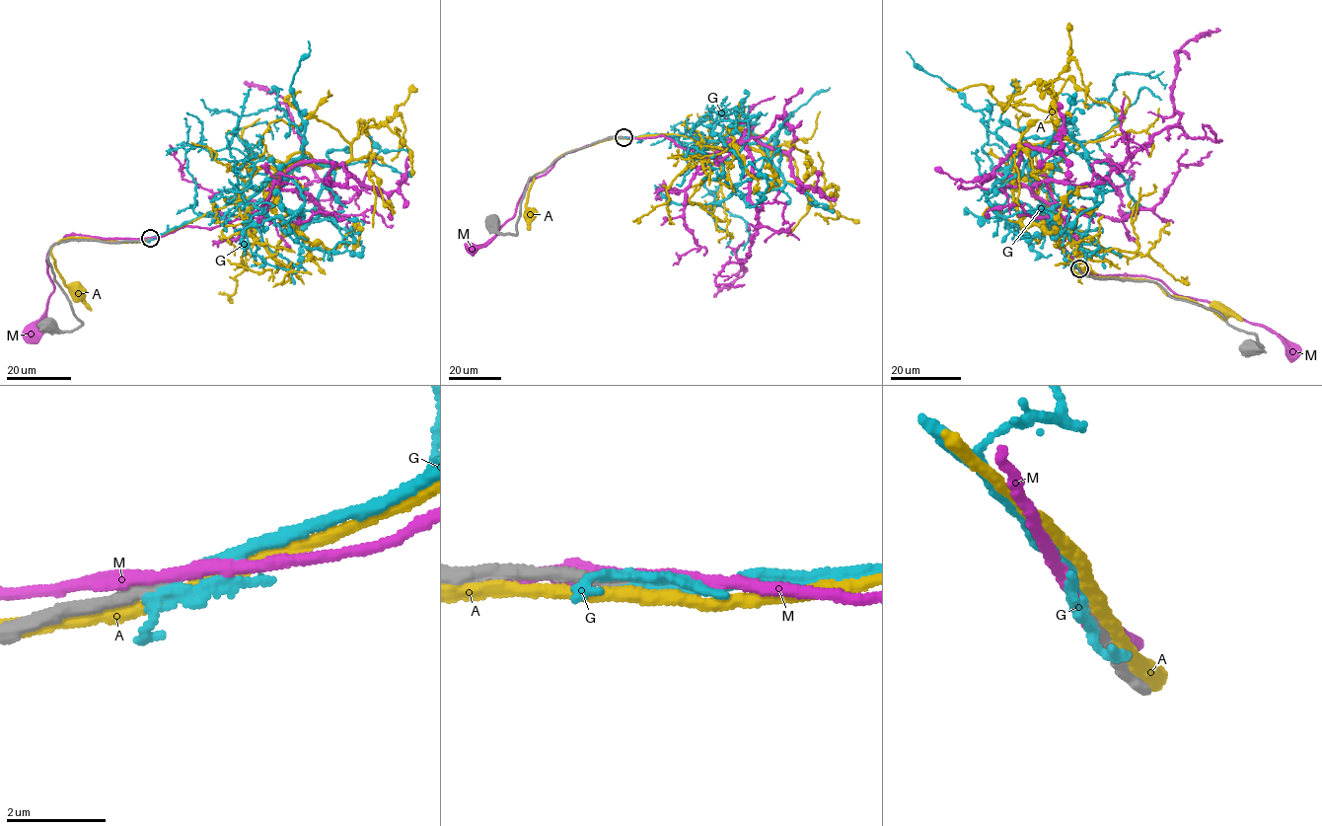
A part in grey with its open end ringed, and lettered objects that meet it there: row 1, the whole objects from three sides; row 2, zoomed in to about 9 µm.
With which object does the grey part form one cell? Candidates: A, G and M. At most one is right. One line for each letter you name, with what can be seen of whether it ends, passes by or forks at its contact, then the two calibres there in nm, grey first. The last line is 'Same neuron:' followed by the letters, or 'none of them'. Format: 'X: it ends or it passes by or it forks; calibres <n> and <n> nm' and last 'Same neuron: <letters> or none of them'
G: it passes by; calibres 240 and 220 nm
Same neuron: G

